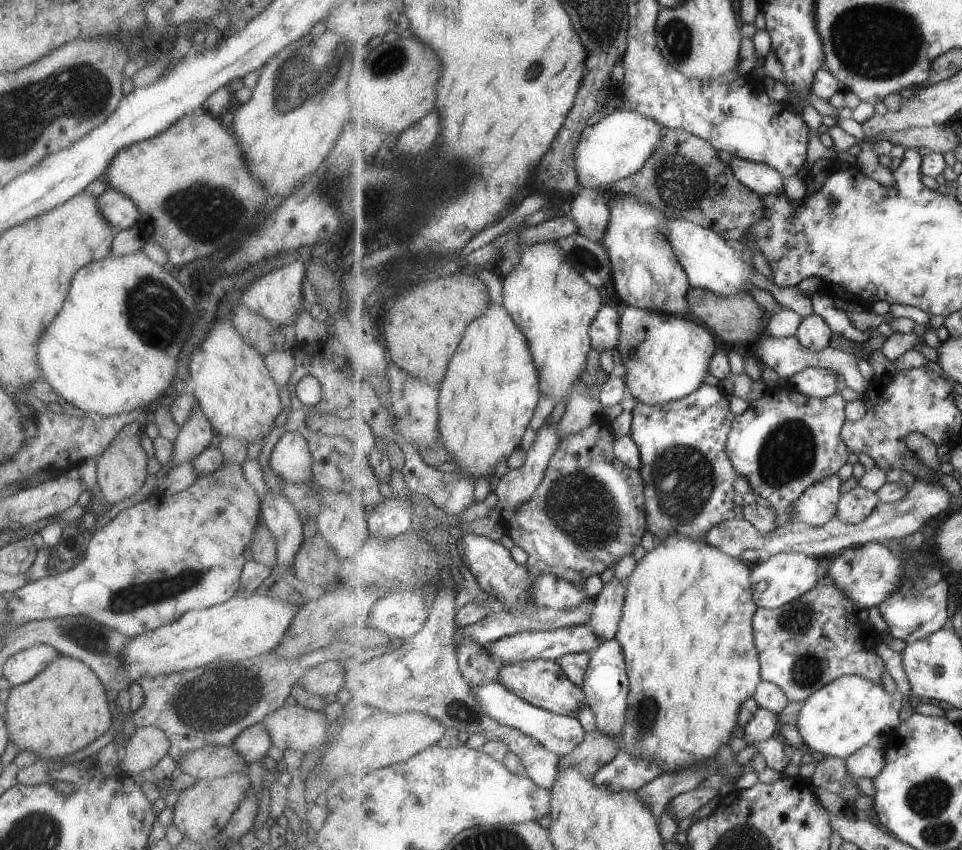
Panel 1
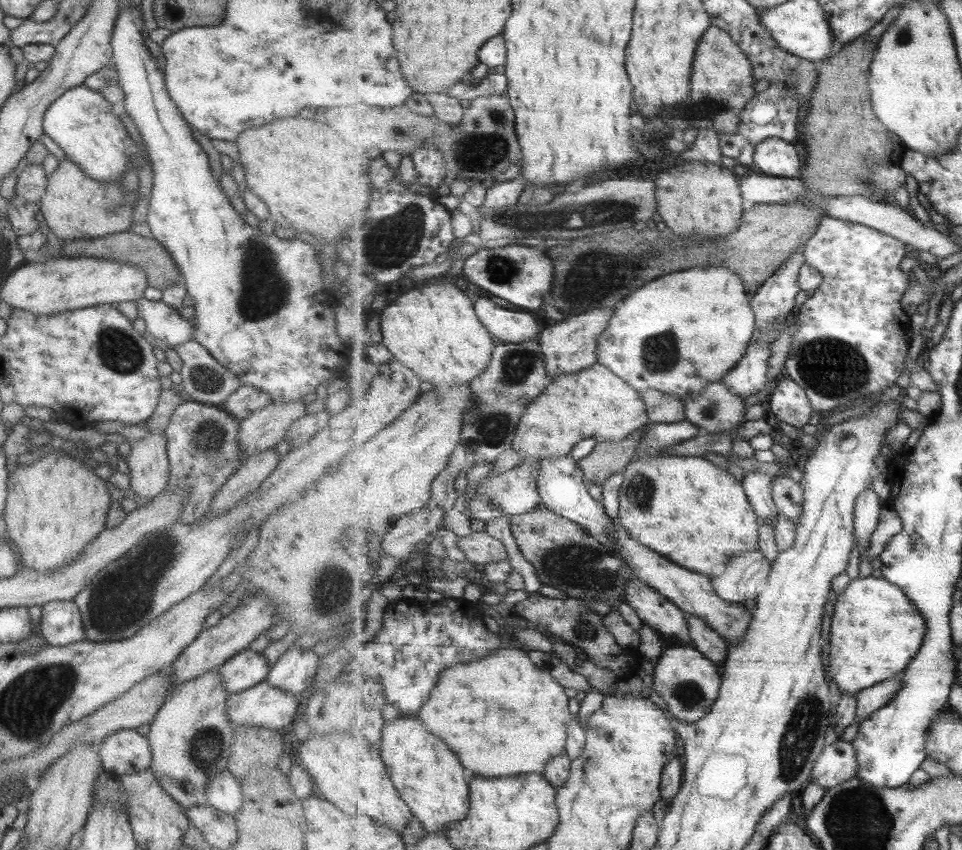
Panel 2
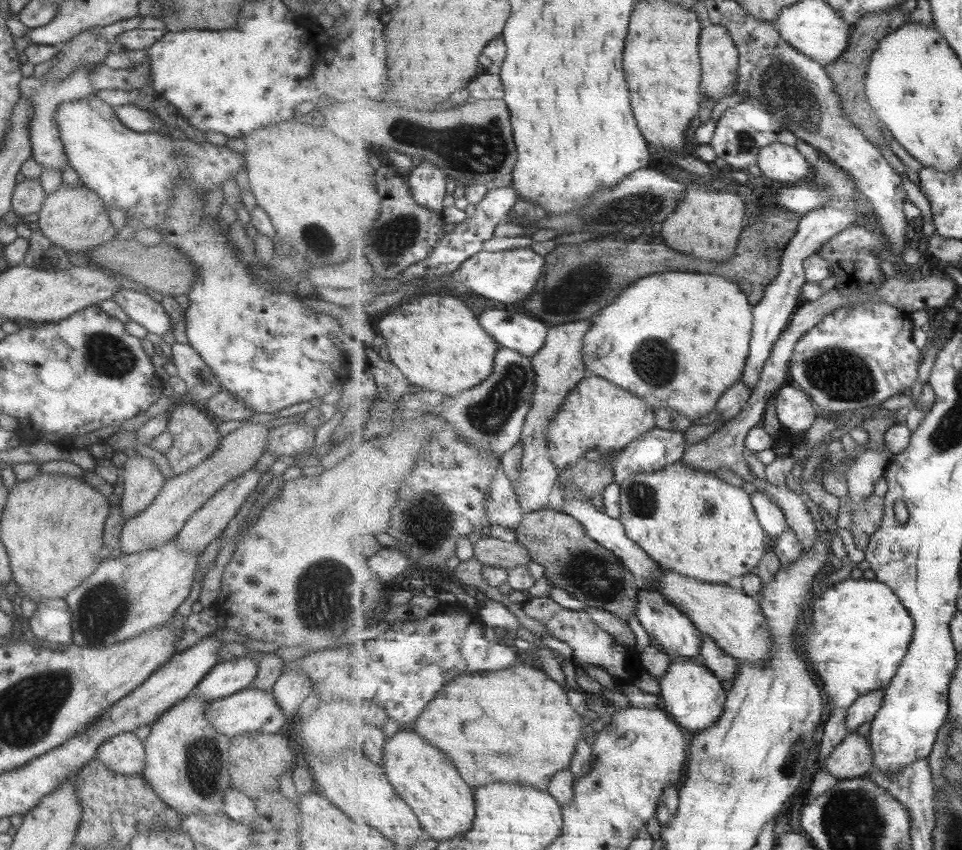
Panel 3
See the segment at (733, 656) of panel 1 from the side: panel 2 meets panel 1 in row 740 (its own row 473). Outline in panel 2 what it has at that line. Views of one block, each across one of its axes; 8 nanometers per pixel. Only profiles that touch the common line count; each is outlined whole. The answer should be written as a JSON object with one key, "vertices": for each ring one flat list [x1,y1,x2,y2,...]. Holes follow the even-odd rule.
{"vertices":[[669,455,635,459,623,473,625,480,620,492,619,524,629,530,633,539,669,561,693,572,713,576,731,565,733,557,760,548,760,521,744,484,735,480,726,469,705,459,705,456]]}

